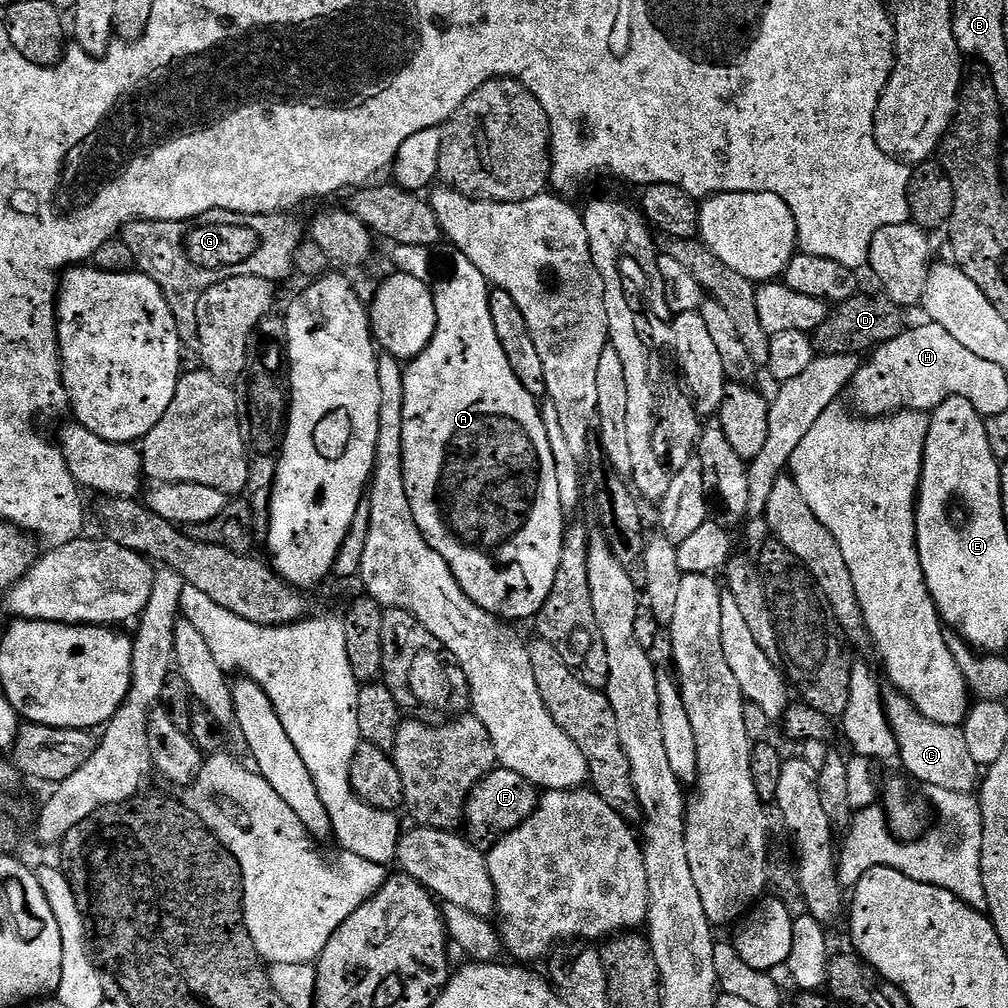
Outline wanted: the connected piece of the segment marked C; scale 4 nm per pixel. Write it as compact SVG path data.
M895 690L889 693L883 697L882 703L892 736L896 740L899 763L902 762L907 772L924 783L925 787L975 793L982 780L982 768L970 754L963 727L930 722L908 696Z

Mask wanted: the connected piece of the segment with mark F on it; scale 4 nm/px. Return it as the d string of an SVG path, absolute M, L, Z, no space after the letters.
M497 767L468 795L468 805L464 807L462 821L468 843L481 850L492 848L503 836L522 826L522 822L526 822L536 813L540 798L541 793L536 785L522 778L522 774L514 774L514 770Z

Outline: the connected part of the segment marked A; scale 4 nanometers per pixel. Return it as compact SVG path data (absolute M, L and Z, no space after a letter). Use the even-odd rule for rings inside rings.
M453 251L452 265L445 270L440 276L440 285L435 285L434 293L437 304L437 330L433 336L433 340L422 354L418 354L411 363L404 368L404 426L402 436L402 454L404 455L404 481L406 482L406 498L410 498L410 510L414 510L414 522L418 522L418 530L422 530L422 538L426 538L426 542L438 554L442 554L442 558L446 560L446 566L450 566L450 570L454 574L454 578L458 578L458 582L462 586L465 594L473 600L482 610L486 610L492 616L499 616L501 621L516 622L512 620L528 620L531 621L536 613L542 610L542 606L546 602L546 598L550 594L550 590L554 586L554 578L558 574L558 566L560 559L564 553L564 545L566 537L564 537L564 519L566 513L562 502L558 502L558 473L554 470L554 454L550 451L550 438L546 438L546 426L540 417L541 405L538 403L537 397L531 396L526 390L526 386L522 386L522 382L518 382L518 378L514 378L514 370L510 366L510 362L506 358L506 350L502 350L502 342L498 342L498 334L494 330L494 322L490 318L490 310L488 309L488 294L490 285L482 274L482 270L478 270L478 266L474 266L474 262L470 262L470 258L466 258L466 254Z

